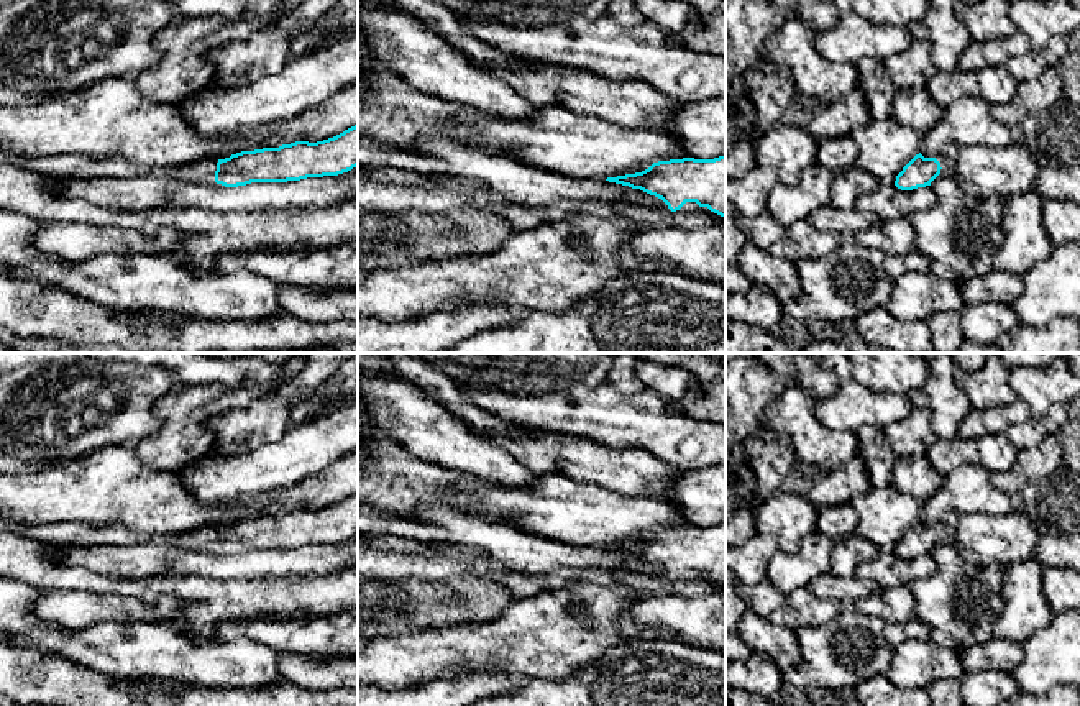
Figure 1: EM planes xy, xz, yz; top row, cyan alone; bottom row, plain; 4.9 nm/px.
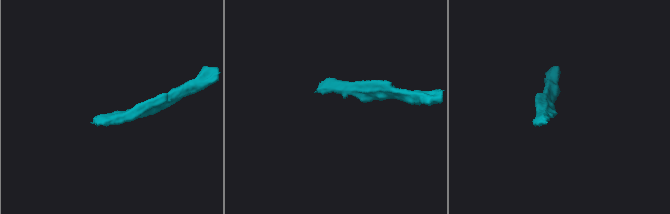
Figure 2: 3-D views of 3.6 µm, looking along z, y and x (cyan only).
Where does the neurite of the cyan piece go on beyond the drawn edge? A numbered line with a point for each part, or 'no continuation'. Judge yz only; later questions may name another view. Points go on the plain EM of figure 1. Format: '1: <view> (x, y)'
1: yz (947, 526)

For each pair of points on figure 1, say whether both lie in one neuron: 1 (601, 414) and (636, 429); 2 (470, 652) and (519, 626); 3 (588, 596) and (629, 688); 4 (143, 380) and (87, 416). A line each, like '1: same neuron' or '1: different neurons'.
1: same neuron
2: same neuron
3: different neurons
4: same neuron

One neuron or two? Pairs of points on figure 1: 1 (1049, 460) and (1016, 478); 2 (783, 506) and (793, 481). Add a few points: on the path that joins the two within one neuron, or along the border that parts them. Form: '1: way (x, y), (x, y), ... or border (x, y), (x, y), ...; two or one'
1: way (1041, 462), (1033, 463), (1025, 472); one
2: border (780, 490), (803, 496), (818, 511); two

